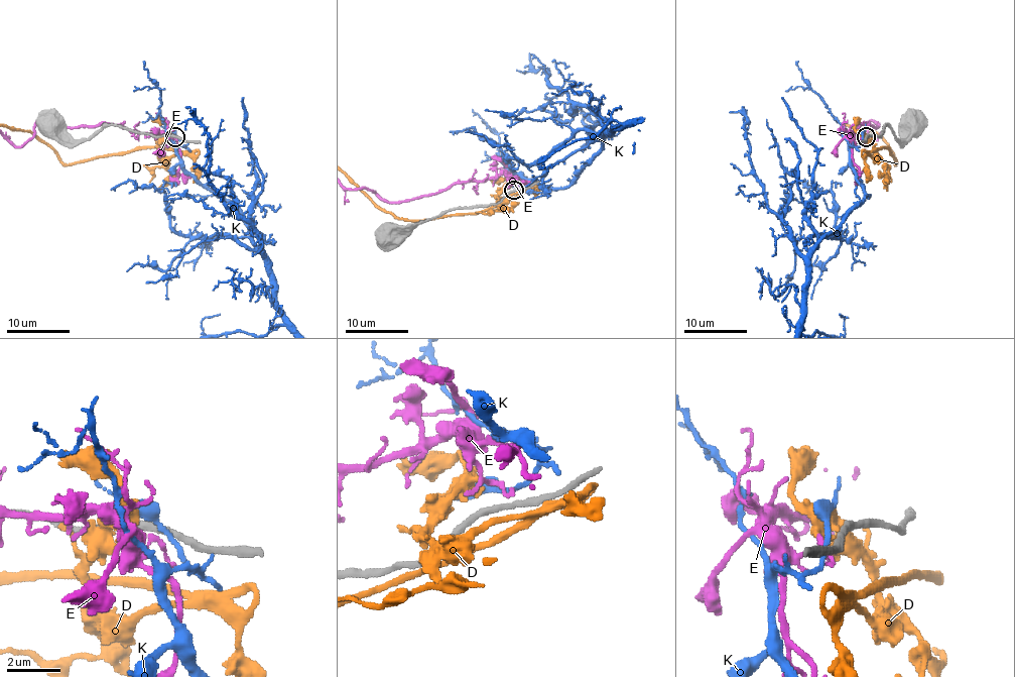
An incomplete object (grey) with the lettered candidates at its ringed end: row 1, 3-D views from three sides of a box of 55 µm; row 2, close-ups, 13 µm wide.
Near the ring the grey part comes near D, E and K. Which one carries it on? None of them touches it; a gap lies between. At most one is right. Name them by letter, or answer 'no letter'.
no letter

